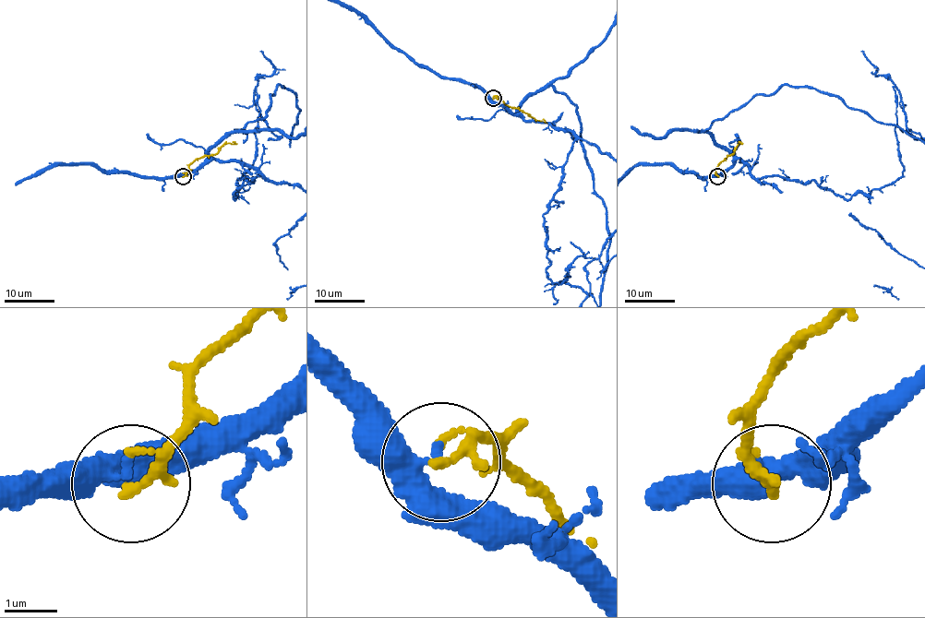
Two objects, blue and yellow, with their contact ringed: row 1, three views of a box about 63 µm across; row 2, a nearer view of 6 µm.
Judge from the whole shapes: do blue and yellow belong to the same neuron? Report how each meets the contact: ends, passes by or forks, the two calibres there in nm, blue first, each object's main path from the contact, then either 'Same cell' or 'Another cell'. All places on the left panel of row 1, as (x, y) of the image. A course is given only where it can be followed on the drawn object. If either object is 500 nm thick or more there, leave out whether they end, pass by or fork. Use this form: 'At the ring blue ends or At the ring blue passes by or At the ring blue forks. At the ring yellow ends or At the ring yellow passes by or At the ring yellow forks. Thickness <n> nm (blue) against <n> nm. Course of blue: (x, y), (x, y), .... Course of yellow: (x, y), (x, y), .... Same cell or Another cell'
At the ring blue passes by. At the ring yellow passes by. Thickness 300 nm (blue) against 160 nm. Course of blue: (183, 175), (261, 119), (279, 84), (299, 108), (290, 184). Course of yellow: (183, 175), (195, 160), (212, 156), (226, 143), (236, 143). Another cell

